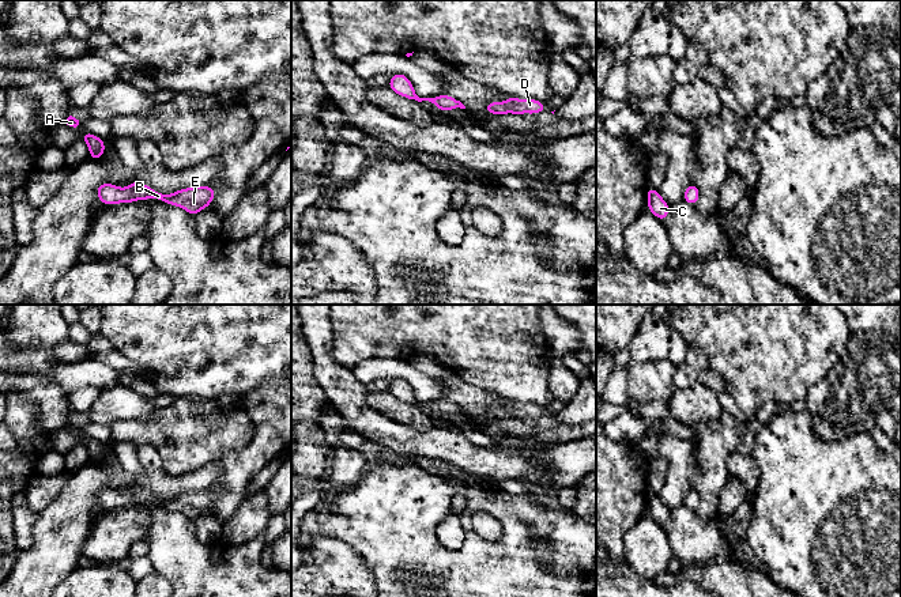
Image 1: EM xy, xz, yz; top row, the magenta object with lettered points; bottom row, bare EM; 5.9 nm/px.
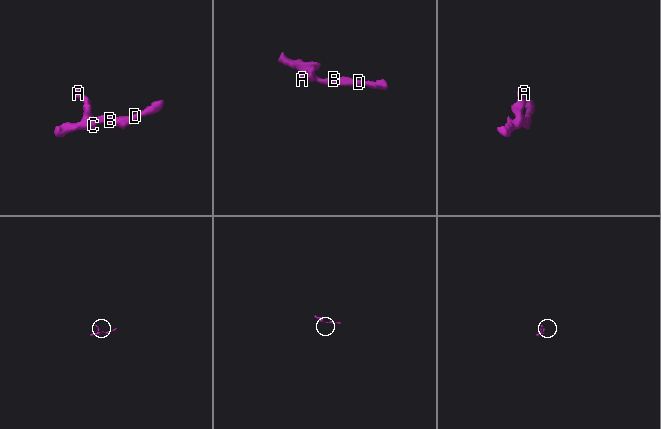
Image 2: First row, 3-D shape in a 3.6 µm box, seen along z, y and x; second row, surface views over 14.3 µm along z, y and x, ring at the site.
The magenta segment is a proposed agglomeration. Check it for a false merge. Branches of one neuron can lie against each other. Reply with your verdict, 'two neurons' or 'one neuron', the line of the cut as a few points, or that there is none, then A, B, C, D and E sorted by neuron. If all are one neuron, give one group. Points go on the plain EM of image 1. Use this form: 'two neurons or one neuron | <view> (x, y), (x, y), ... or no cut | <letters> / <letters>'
one neuron | no cut | A B C D E

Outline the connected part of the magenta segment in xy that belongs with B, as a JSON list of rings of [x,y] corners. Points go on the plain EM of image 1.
[[[139,485],[131,487],[128,492],[114,491],[112,487],[99,490],[95,495],[105,510],[135,507],[136,505],[162,505],[169,510],[181,511],[189,519],[196,521],[201,514],[208,513],[215,502],[215,494],[207,490],[184,492],[174,498],[165,499]]]

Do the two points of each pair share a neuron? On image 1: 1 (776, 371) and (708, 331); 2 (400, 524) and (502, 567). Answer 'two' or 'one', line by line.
1: one
2: one

